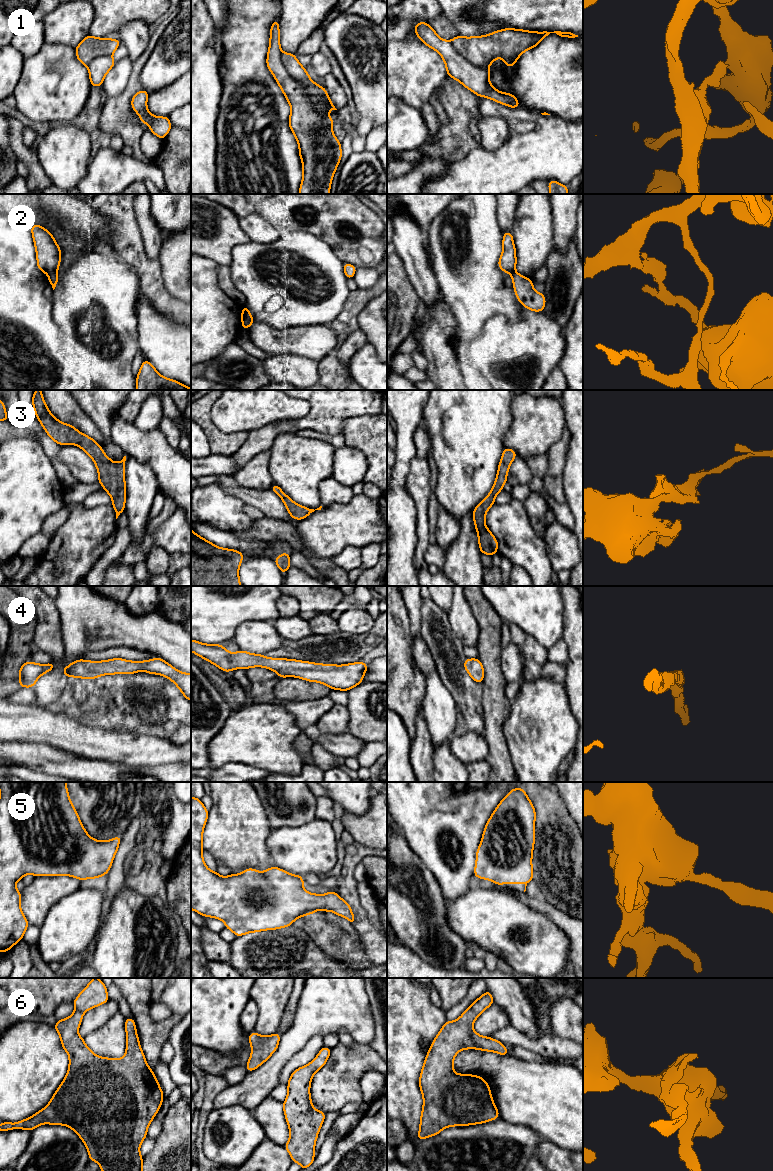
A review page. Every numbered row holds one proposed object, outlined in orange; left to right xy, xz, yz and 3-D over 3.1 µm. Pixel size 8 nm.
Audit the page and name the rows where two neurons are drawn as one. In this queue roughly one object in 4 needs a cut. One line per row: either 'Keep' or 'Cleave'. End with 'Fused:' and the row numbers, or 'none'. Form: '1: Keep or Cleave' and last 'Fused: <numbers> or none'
1: Keep
2: Cleave
3: Keep
4: Keep
5: Keep
6: Keep
Fused: 2

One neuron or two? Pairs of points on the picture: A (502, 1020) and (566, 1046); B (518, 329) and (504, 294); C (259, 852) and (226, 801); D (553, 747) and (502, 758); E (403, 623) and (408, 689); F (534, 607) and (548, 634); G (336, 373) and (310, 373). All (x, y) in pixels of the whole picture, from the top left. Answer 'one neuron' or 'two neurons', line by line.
A: two neurons
B: two neurons
C: one neuron
D: two neurons
E: one neuron
F: one neuron
G: two neurons

